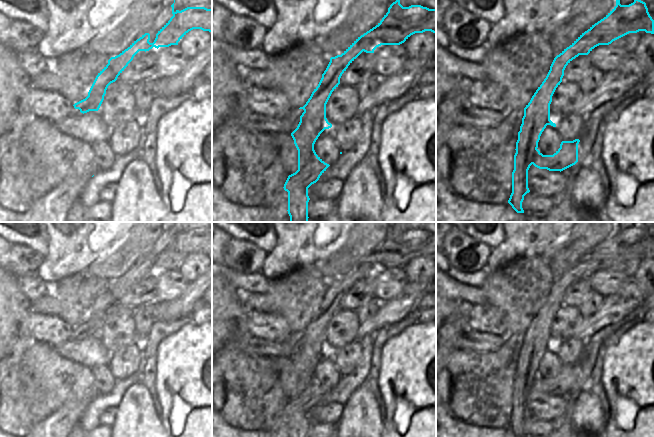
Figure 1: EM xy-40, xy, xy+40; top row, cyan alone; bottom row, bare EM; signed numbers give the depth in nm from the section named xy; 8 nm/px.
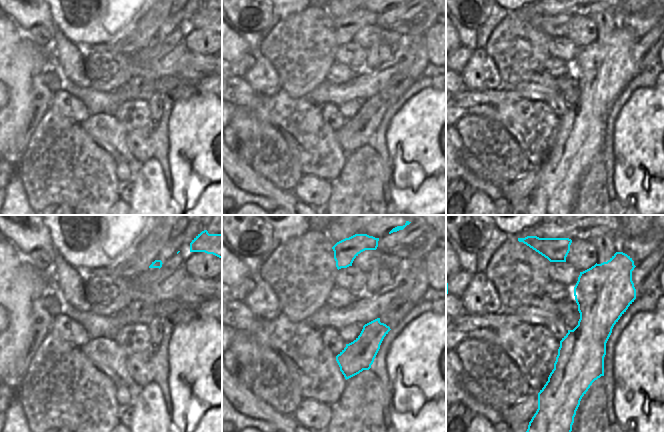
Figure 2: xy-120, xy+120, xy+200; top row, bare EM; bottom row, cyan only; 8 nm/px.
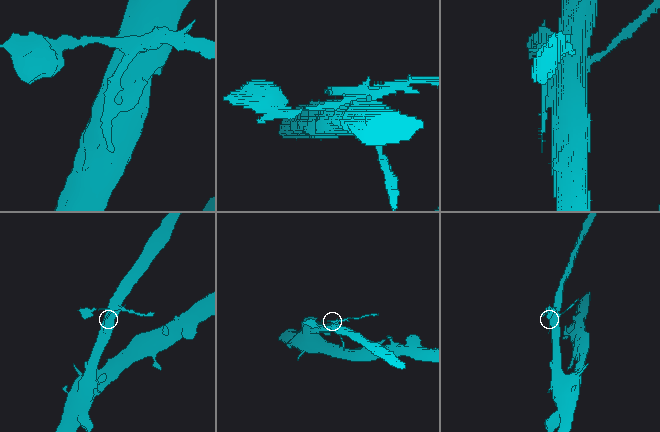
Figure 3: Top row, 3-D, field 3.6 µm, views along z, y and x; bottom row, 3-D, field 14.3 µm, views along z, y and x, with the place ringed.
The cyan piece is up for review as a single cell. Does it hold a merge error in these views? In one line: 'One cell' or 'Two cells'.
Two cells

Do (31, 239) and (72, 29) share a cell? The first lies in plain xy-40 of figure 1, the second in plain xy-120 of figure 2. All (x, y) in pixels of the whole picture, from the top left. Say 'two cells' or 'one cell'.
two cells

